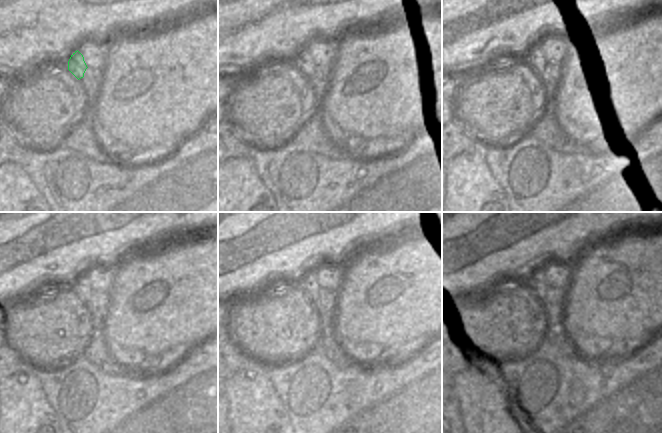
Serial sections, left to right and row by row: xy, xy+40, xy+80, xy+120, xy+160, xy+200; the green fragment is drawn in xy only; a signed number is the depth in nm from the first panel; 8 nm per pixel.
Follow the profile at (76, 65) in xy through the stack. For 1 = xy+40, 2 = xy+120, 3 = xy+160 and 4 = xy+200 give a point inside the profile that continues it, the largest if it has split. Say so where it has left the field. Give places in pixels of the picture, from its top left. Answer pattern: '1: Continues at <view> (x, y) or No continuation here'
1: Continues at xy+40 (304, 61)
2: Continues at xy+120 (98, 301)
3: Continues at xy+160 (325, 301)
4: Continues at xy+200 (552, 300).

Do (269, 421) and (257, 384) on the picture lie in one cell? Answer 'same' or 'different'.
same

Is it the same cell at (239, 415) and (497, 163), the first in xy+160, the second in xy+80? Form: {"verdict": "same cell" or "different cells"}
{"verdict": "different cells"}

